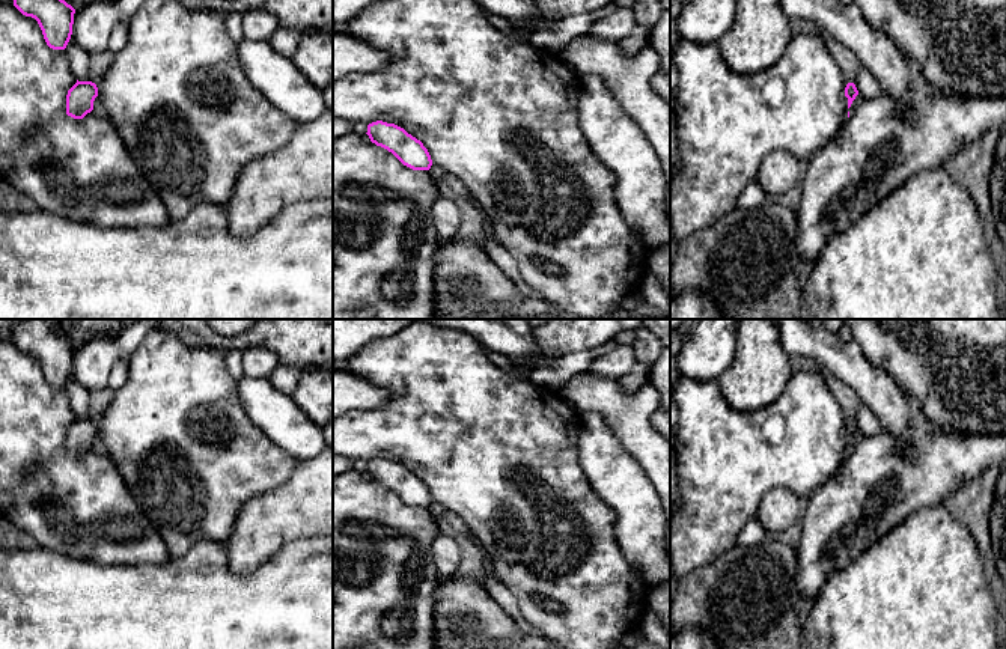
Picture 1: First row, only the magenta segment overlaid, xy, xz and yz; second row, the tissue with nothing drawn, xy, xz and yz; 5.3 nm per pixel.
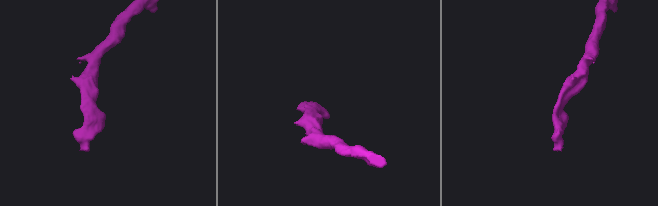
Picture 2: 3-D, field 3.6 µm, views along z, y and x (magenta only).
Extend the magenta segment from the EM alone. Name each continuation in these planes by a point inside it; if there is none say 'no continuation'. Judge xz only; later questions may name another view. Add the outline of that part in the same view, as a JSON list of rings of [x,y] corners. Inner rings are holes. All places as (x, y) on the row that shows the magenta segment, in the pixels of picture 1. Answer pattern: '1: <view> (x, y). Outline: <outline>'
no continuation

